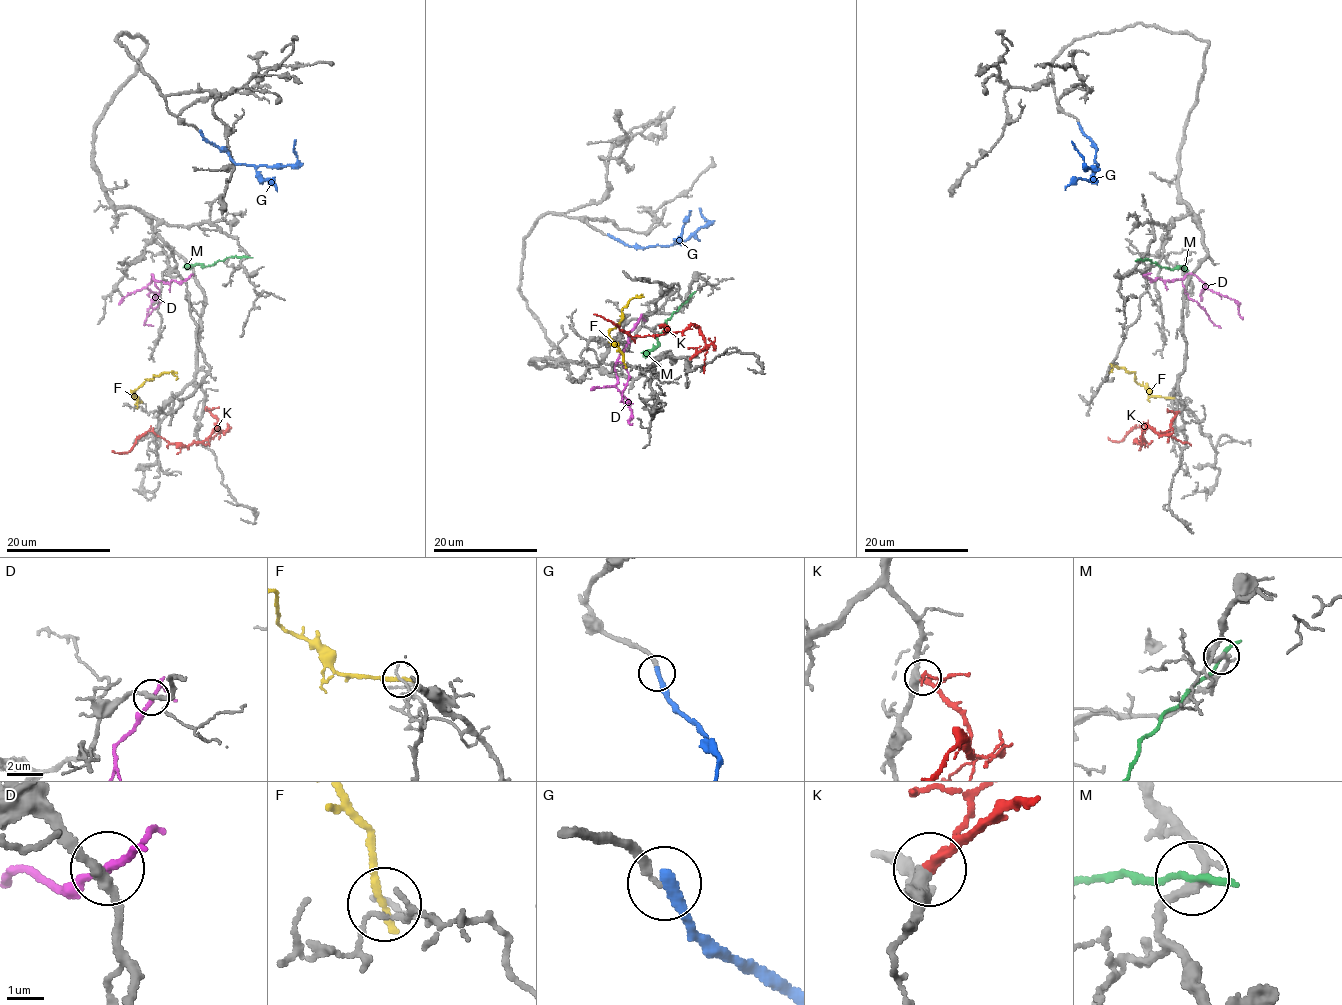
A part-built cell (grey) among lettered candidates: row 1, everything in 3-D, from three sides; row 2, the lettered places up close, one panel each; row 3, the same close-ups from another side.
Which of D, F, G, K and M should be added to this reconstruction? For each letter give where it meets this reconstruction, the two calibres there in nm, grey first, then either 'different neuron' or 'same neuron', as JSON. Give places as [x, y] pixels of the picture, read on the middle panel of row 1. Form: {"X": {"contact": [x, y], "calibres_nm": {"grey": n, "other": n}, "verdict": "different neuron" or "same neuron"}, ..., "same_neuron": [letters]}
{"D": {"contact": [638, 320], "calibres_nm": {"grey": 240, "other": 170}, "verdict": "different neuron"}, "F": {"contact": [624, 364], "calibres_nm": {"grey": 140, "other": 240}, "verdict": "different neuron"}, "G": {"contact": [608, 235], "calibres_nm": {"grey": 200, "other": 340}, "verdict": "same neuron"}, "K": {"contact": [690, 359], "calibres_nm": {"grey": 360, "other": 190}, "verdict": "same neuron"}, "M": {"contact": [689, 296], "calibres_nm": {"grey": 240, "other": 170}, "verdict": "different neuron"}, "same_neuron": ["G", "K"]}

